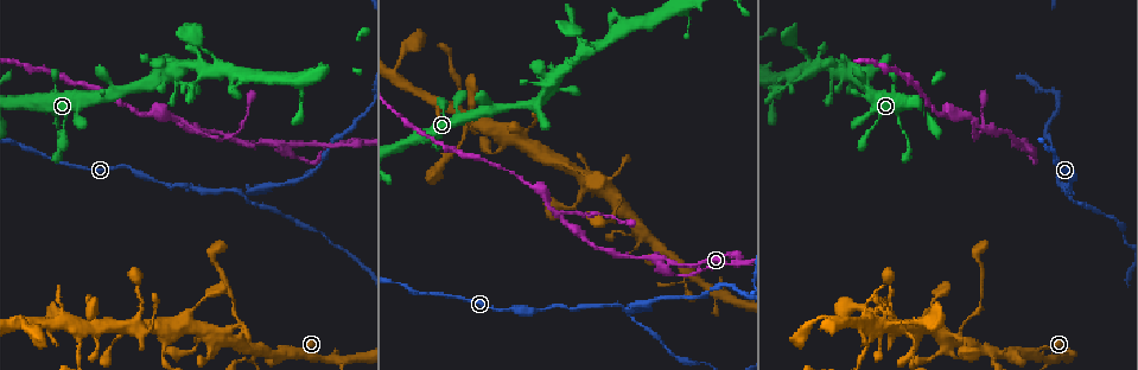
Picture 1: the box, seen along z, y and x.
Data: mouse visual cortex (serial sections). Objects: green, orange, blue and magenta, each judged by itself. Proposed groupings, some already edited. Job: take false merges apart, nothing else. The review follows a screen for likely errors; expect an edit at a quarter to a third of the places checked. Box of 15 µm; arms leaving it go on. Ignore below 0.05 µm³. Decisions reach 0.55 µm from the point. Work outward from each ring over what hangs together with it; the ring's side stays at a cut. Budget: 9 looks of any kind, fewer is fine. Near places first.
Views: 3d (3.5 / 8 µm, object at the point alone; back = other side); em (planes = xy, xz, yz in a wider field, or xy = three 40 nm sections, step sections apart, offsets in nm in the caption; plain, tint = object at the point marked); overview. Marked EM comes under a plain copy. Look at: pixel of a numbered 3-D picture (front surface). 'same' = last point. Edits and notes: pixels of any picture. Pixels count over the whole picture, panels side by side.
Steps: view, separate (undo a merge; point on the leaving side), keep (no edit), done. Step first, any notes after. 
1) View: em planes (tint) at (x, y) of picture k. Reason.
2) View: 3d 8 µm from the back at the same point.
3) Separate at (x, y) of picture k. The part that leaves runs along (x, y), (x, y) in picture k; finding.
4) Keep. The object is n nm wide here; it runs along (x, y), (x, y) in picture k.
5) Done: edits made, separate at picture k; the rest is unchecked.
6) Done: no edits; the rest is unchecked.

View: 3d 3.5 µm at (242, 194) of picture 1. Arms part here.

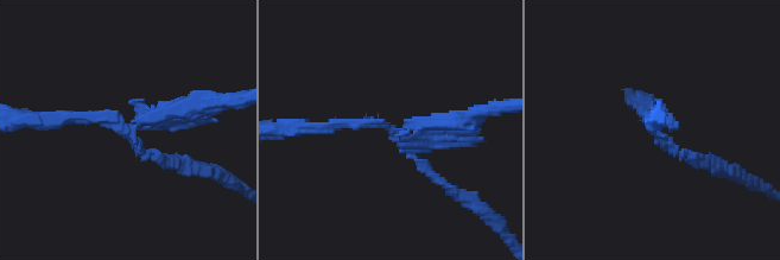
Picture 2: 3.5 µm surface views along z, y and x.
View: em planes (tint) at (394, 129) of picture 2.

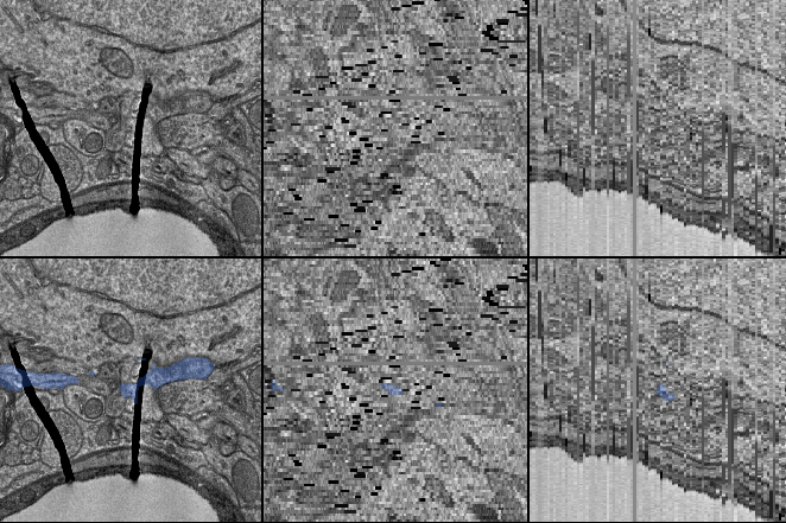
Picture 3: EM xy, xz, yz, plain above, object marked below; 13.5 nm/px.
Separate at (179, 120) of picture 2. A border runs along (137, 383), (140, 386) in picture 3; a second cell is stuck on.

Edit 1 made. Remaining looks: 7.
View: 3d 8 µm at (283, 143) of picture 1. Abrupt turn.

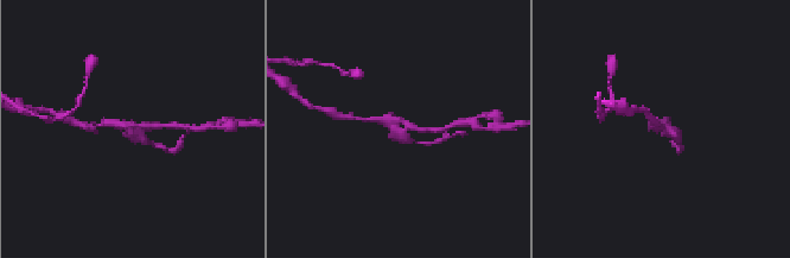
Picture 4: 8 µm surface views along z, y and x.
View: em planes (tint) at (132, 124) of picture 4. Need the tissue.

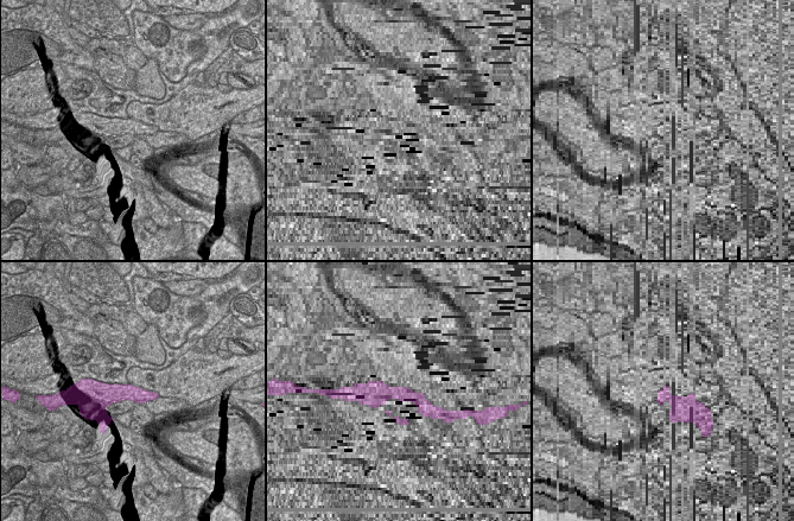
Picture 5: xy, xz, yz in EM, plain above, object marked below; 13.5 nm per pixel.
Separate at (676, 143) of picture 4. The arms are 200, 200, 300 nm wide; two cells meet here.

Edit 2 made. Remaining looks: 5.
View: overview.

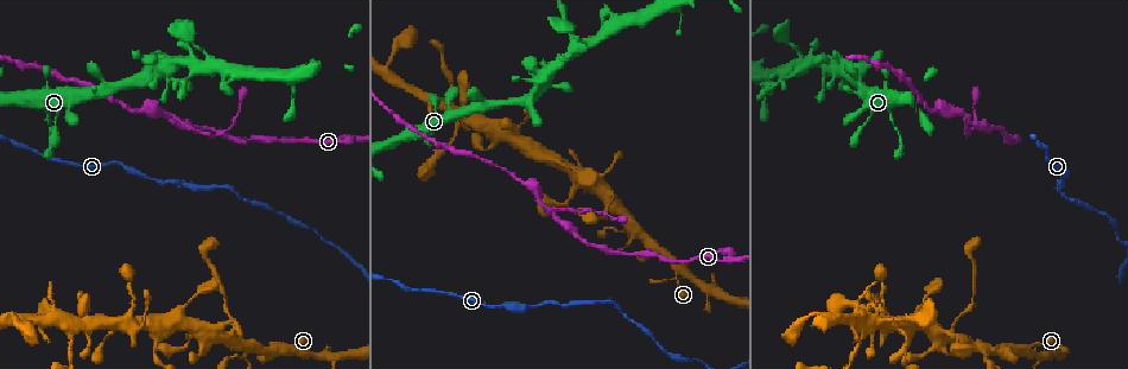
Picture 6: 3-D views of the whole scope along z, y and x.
View: 3d 3.5 µm from the back at (188, 78) of picture 6. A narrow waist.

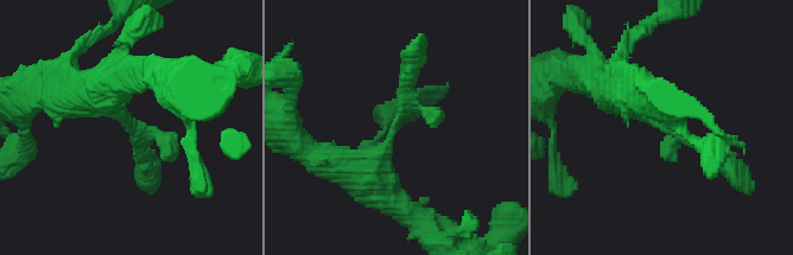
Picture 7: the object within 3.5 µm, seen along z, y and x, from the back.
View: em xy step 2 (tint) at (398, 118) of picture 7. Now the EM.

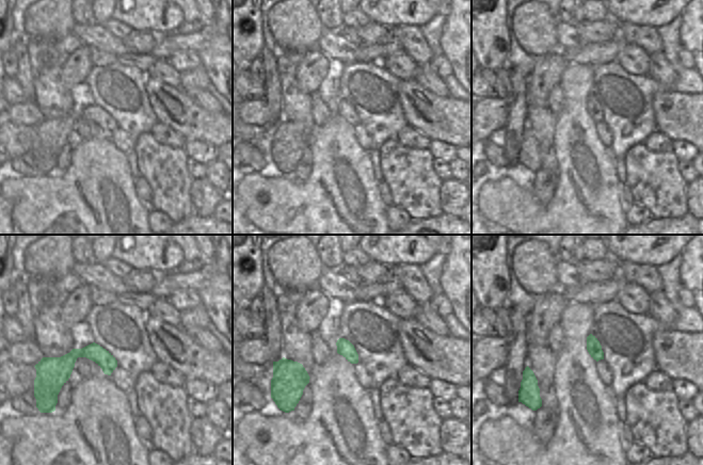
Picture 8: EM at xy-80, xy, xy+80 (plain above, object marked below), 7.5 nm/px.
Keep. It runs along (613, 91), (658, 125), (728, 164) in picture 7; one cell here.

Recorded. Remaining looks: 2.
View: 3d 3.5 µm at (966, 114) of picture 6. Side arm on a straight run.

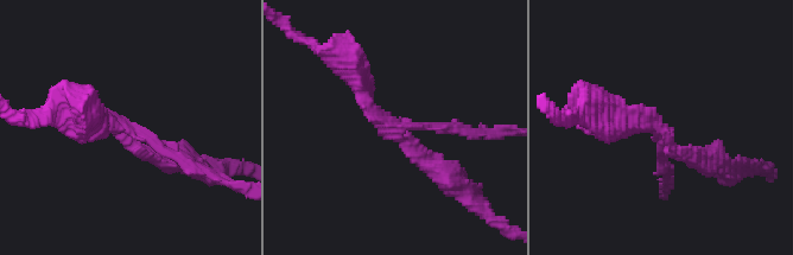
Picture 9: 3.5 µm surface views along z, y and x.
View: em xy step 3 (tint) at (671, 138) of picture 9. Need the tissue.

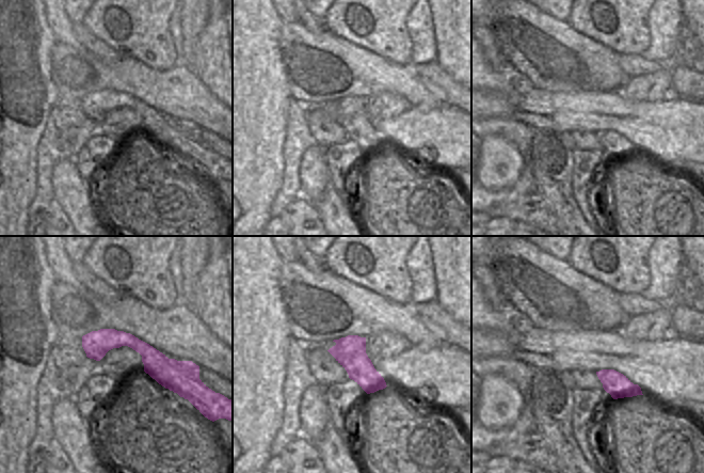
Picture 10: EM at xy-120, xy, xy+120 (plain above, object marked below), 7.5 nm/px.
Keep. The object is 240 nm wide here; it runs along (450, 180), (388, 132), (355, 71) in picture 9; one cell here.

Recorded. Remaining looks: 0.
Done: edits made, separate at picture 2, separate at picture 4; the rest is unchecked.

